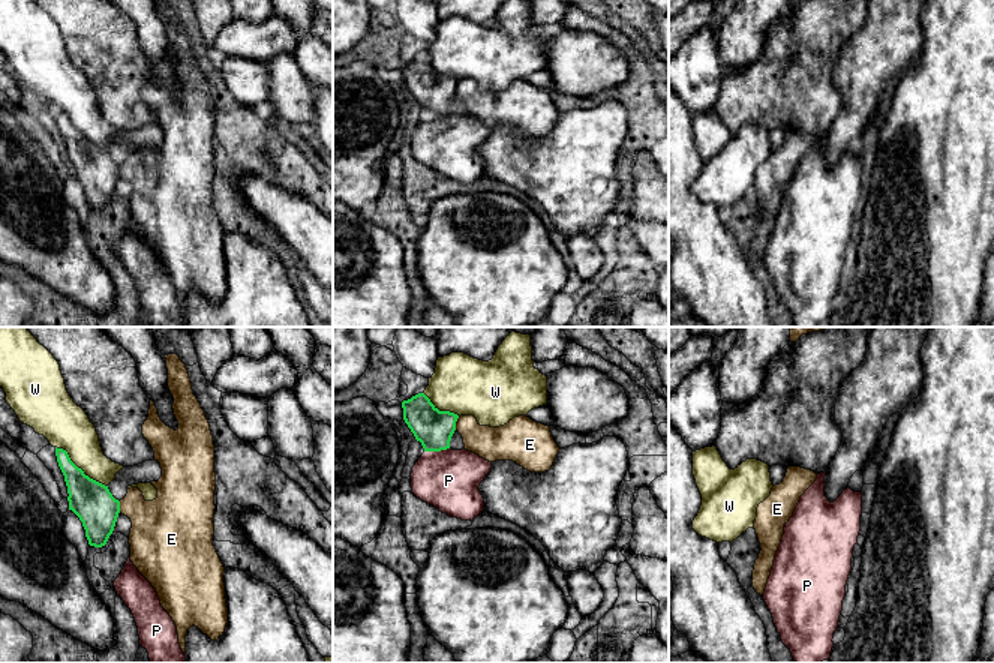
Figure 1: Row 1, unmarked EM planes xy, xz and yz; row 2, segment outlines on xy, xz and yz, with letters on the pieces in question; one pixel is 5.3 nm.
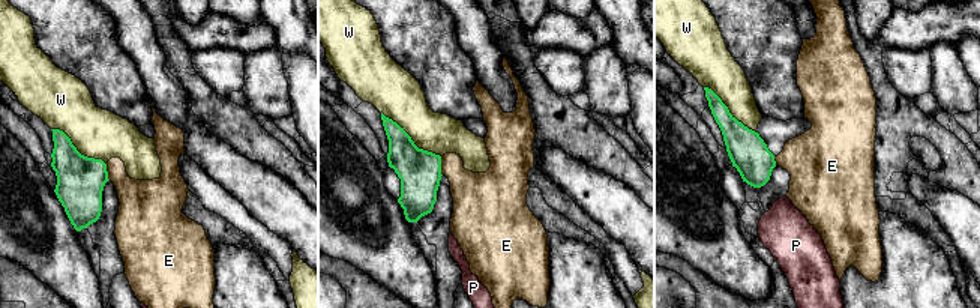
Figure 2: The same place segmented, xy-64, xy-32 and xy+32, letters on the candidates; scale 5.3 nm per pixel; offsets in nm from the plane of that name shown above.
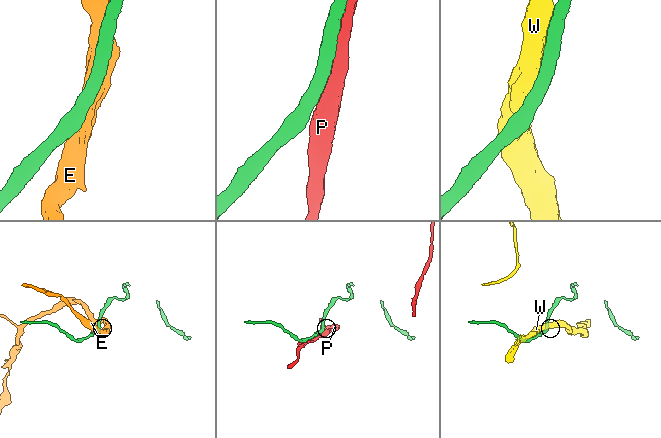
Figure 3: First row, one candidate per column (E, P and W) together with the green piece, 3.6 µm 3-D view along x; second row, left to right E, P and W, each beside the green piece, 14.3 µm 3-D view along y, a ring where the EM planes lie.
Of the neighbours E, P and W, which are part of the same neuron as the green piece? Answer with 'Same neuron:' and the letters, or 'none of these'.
Same neuron: none of these

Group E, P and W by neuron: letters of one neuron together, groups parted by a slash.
E / P / W

